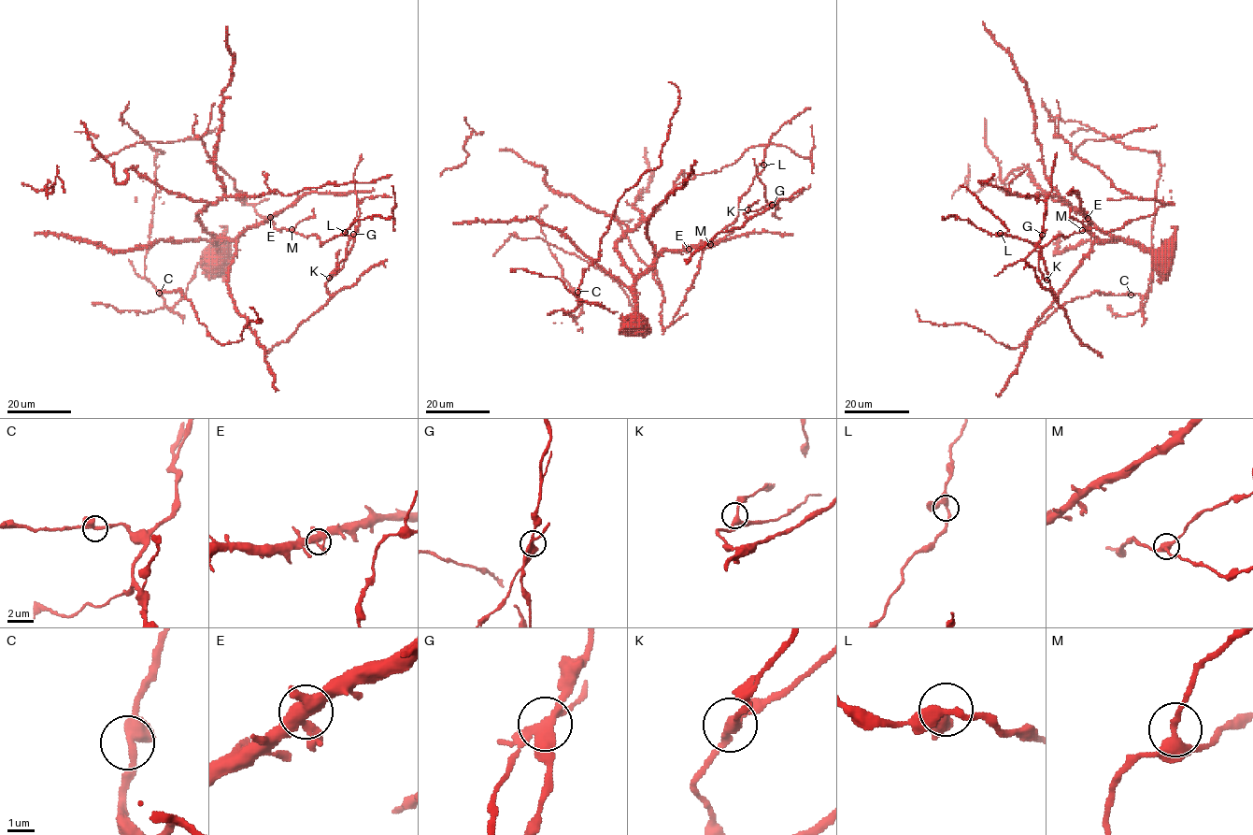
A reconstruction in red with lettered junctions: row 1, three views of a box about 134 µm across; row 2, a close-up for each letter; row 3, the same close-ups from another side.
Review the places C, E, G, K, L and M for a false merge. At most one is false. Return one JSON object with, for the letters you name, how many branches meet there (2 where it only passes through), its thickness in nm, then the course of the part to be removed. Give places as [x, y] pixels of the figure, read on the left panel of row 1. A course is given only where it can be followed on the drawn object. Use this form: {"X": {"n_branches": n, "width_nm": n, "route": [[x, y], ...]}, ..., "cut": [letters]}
{"G": {"n_branches": 4, "width_nm": 320, "route": [[354, 234], [348, 242], [346, 257], [337, 263], [334, 274]]}, "cut": ["G"]}

